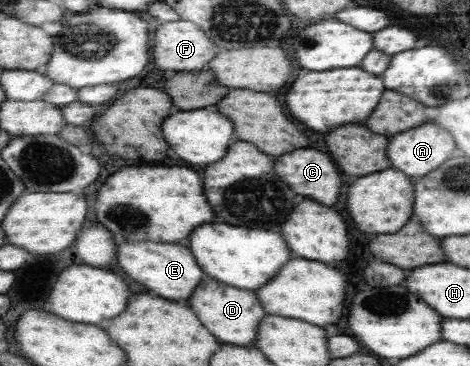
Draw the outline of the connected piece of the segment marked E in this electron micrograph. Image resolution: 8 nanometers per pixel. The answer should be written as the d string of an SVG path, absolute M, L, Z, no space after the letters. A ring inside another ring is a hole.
M125 242L117 246L117 260L129 278L143 284L147 290L159 294L161 298L169 298L169 300L189 300L189 296L205 276L201 266L195 262L191 250L179 244Z

